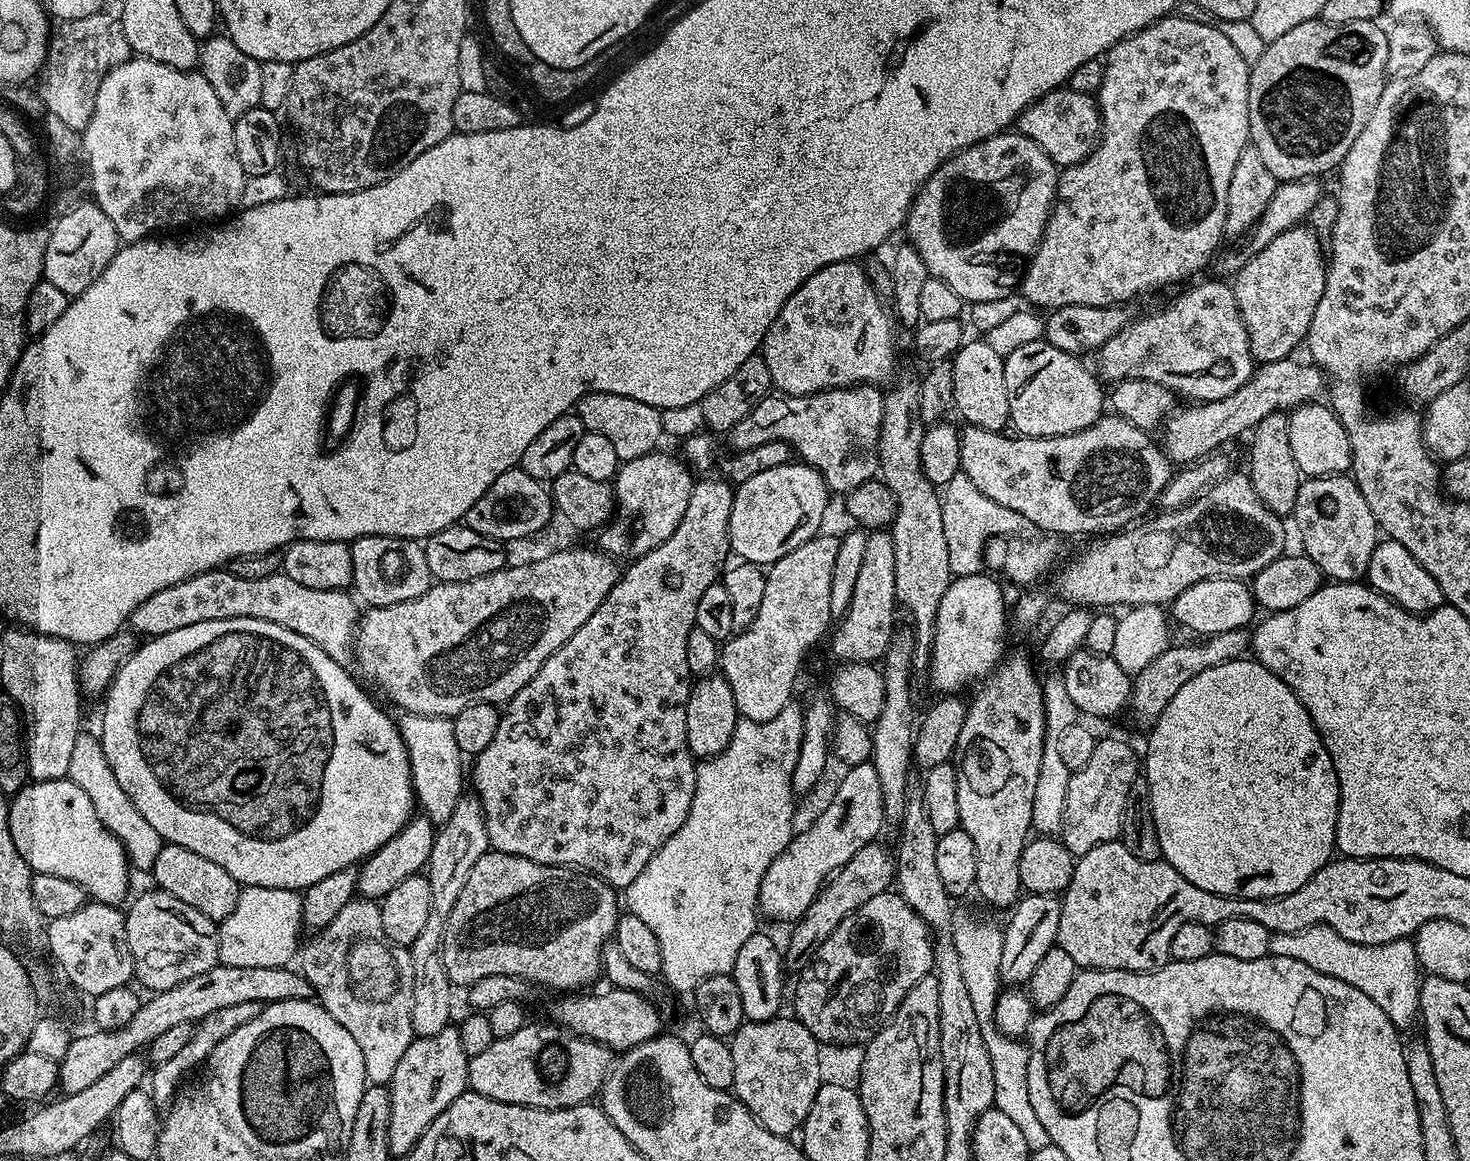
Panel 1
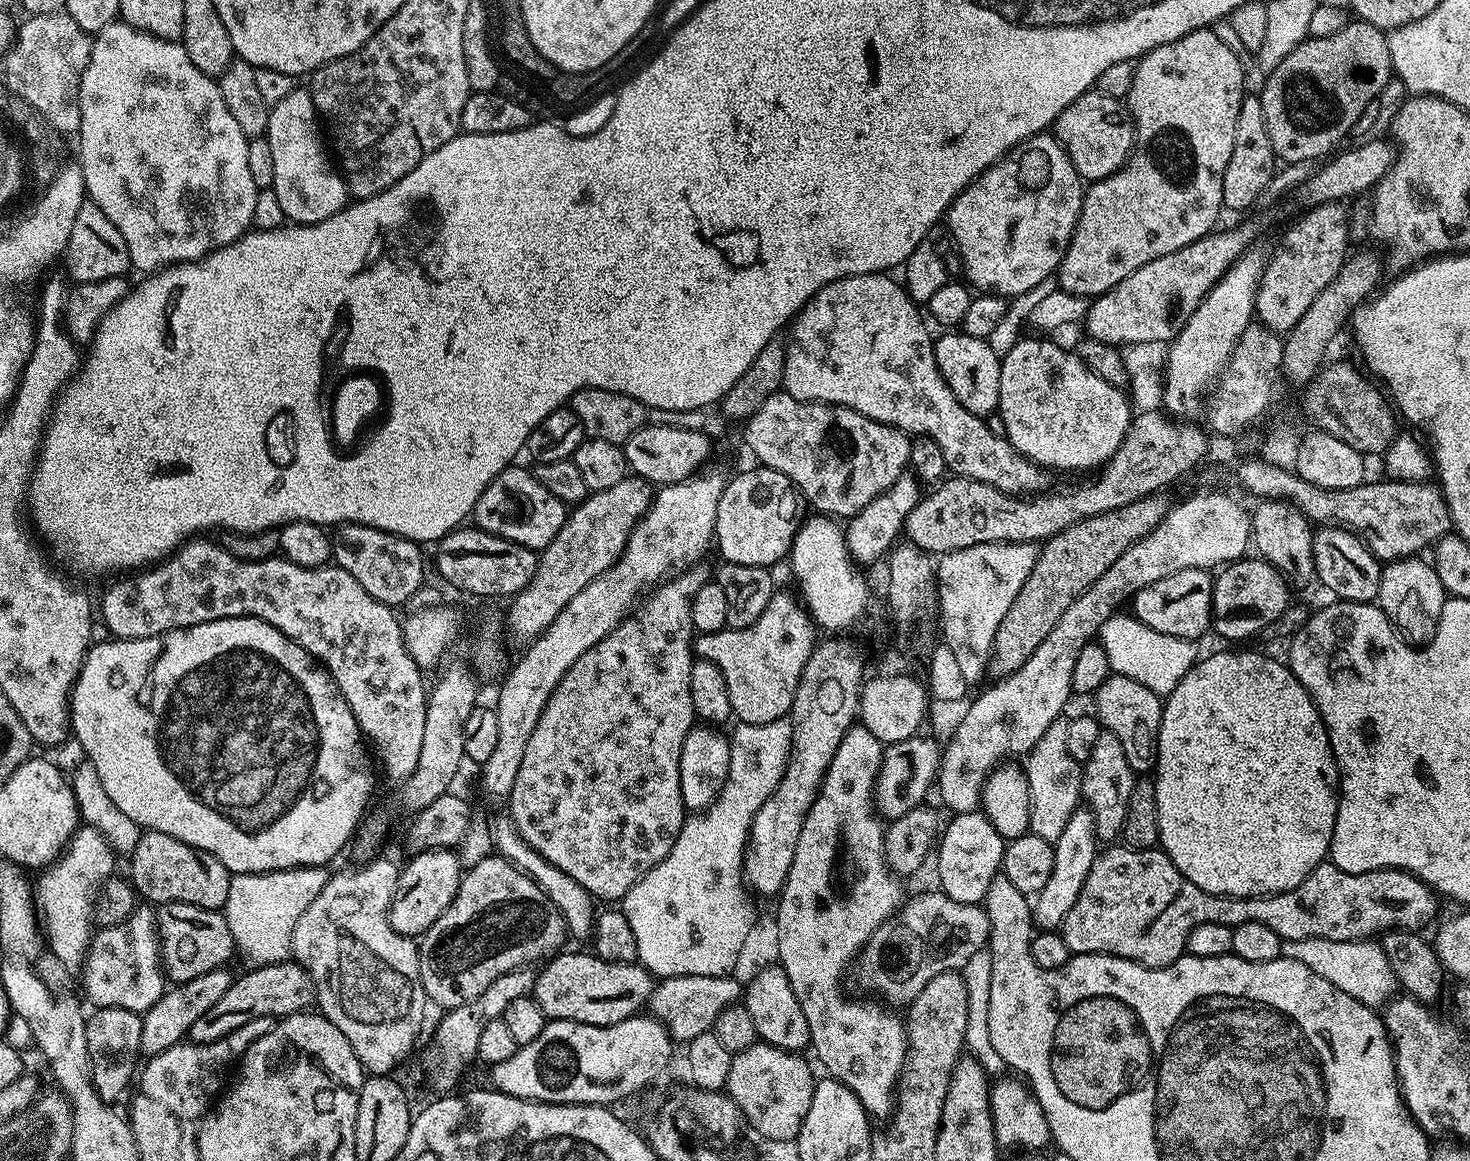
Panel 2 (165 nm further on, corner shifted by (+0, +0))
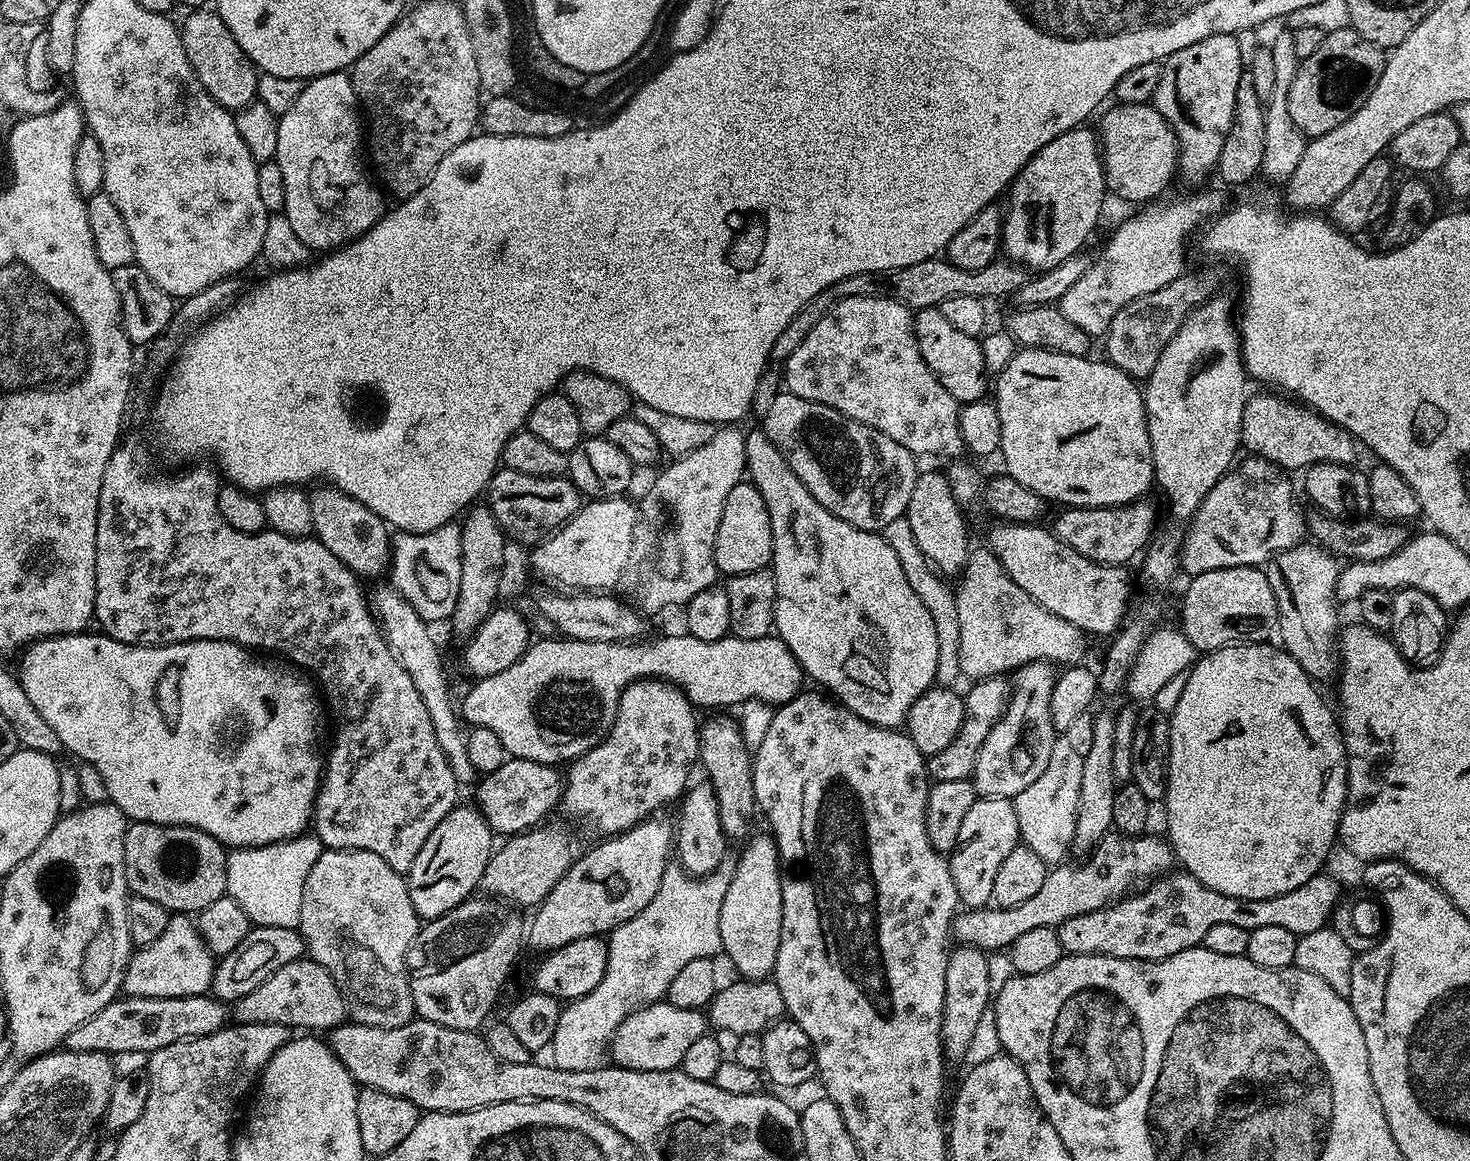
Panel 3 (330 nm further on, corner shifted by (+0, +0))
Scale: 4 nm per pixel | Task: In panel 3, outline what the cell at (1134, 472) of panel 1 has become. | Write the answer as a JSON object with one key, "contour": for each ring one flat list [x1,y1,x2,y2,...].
{"contour":[[855,296,854,298,846,298,842,302,838,302,813,326,810,334,806,334,806,338,802,338,802,346,798,346,798,350,794,350,794,354,790,354,788,359,783,361,783,387,787,391,793,392,798,398,806,398,810,402,818,402,819,404,830,406,844,416,849,416,852,420,862,422,866,426,886,434,886,438,894,438,894,442,898,442,898,446,906,446,906,450,910,450,913,456,917,458,923,458,924,455,948,456,947,458,963,457,966,449,960,437,960,410,962,405,959,400,955,400,948,393,946,386,942,386,942,382,938,382,938,378,926,366,926,362,918,350,918,342,914,334,914,326,912,325,913,319,913,309,907,308,905,304,899,304,886,298,858,298]]}

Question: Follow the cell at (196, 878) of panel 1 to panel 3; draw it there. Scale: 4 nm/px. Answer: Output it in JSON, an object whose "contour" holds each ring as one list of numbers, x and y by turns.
{"contour":[[129,823,124,839,124,861,129,889,137,896,150,898,150,902,158,902,158,906,166,906,172,914,198,914,210,906,210,902,218,902,218,898,228,890,228,852,225,845,218,843,210,834,184,824]]}

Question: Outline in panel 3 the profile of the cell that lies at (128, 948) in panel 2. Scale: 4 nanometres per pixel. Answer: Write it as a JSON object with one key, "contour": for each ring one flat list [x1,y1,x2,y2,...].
{"contour":[[188,914,169,915,162,938,145,948,136,948,124,969,122,992,138,998,182,998,203,996,211,989,216,960,206,942,196,931,193,917]]}

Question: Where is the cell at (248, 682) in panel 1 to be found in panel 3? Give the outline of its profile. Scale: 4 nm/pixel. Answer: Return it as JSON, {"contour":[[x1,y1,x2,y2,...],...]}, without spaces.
{"contour":[[85,630,77,632,74,636,47,636,45,640,37,640,35,644,27,645,22,652,24,661,20,664,20,670,18,668,18,679,22,690,26,692,26,698,30,698,30,703,38,709,38,714,42,714,42,718,46,718,50,730,54,730,54,734,58,734,61,745,67,751,69,748,77,756,77,761,94,766,94,769,102,774,102,781,104,781,108,791,108,800,118,805,129,821,141,824,184,824,188,828,197,828,206,834,210,834,218,843,232,850,237,848,257,848,267,844,276,844,279,840,291,840,292,837,301,835,307,829,304,827,309,827,312,819,312,810,316,807,316,792,320,788,326,760,322,752,316,749,316,739,320,736,320,704,316,701,315,694,312,693,313,681,307,675,301,674,292,666,284,666,288,668,280,669,278,665,271,664,268,660,263,660,263,658,268,659,263,655,253,654,249,649,243,648,241,644,235,644,229,640,188,640,184,644,127,644,126,642,118,642,114,638,103,634,91,636,90,633,91,631]]}

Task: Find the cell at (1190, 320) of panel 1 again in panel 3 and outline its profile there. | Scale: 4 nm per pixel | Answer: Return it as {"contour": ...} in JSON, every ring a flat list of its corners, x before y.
{"contour":[[1280,394,1272,395,1276,396,1247,397,1240,427,1240,442,1245,453,1248,451,1253,457,1267,460,1280,470,1303,470,1312,464,1352,466,1357,463,1358,442,1345,428,1329,424,1324,417,1299,402]]}

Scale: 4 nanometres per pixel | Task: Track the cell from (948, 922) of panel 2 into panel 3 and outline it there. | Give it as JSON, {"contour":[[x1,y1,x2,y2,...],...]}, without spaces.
{"contour":[[1115,830,1103,836,1081,864,1061,862,1051,869,1042,882,1042,890,1027,902,1013,908,985,906,961,911,952,921,953,937,960,944,983,948,992,954,997,950,1011,949,1012,943,1026,930,1038,930,1038,926,1056,928,1078,914,1090,914,1099,908,1107,908,1123,900,1125,896,1143,889,1149,882,1173,871,1172,846,1163,835,1123,836]]}

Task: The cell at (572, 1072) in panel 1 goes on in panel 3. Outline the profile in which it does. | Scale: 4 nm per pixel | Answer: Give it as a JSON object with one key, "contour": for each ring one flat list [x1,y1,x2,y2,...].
{"contour":[[667,1002,649,1004,630,1013,612,1036,610,1060,630,1070,679,1069,686,1049,709,1031,707,1015,701,1009,678,1009]]}

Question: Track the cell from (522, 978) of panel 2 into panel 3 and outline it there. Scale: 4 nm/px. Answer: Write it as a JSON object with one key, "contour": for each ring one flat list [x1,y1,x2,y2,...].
{"contour":[[657,814,655,816,648,817,638,826,634,826,630,830,625,832,619,832,617,836,610,836,601,839,600,844,596,844,592,849,585,851,575,862,570,866,570,870,566,870,566,874,559,880,555,886,550,890,550,894,546,894,546,898,535,909,532,924,530,920,530,927,526,932,526,940,529,945,533,944,537,948,537,953,547,954,552,951,553,948,561,948,566,946,570,942,578,942,578,938,590,938,591,936,603,937,605,934,610,934,614,931,619,924,626,922,630,918,634,918,634,914,638,914,647,904,654,898,654,894,658,894,658,890,662,886,662,874,668,868,670,863,670,857,674,852,674,824,668,820,663,820,663,815]]}

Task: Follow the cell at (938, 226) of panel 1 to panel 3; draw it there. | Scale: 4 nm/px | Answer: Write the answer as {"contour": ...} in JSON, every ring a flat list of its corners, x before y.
{"contour":[[1081,126,1071,128,1066,134,1058,134,1054,142,1042,146,1042,150,1038,150,1038,154,1026,162,1010,185,1004,214,1003,255,1013,264,1023,264,1029,270,1047,270,1066,262,1081,251,1080,247,1095,230,1104,196,1104,162,1097,133,1093,129,1091,132,1088,126]]}

